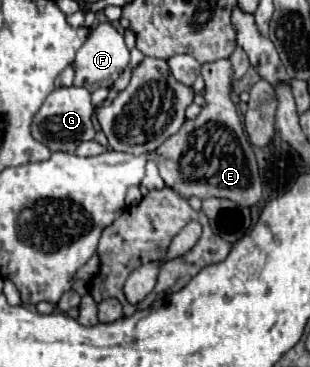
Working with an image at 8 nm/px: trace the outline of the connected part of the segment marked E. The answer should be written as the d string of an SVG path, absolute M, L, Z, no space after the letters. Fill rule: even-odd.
M228 57L216 59L212 63L204 63L200 73L206 81L206 107L194 121L186 121L178 133L168 137L156 149L154 161L164 183L186 199L192 195L200 199L220 197L232 199L244 207L252 207L262 197L262 181L258 175L256 157L236 113L236 105L230 99L234 85L232 63Z

